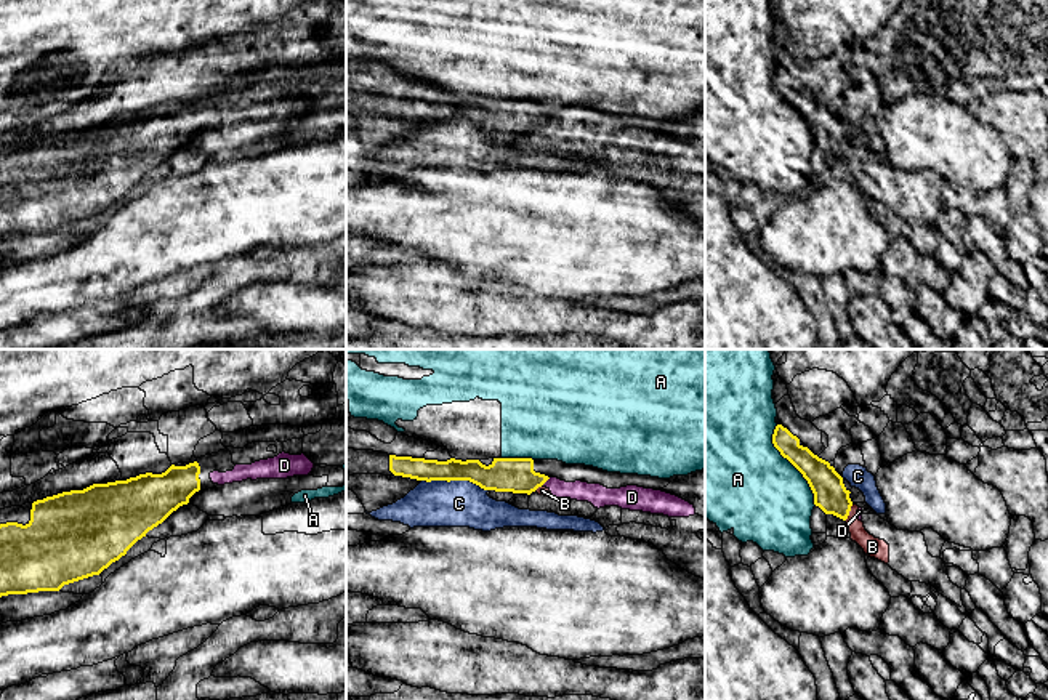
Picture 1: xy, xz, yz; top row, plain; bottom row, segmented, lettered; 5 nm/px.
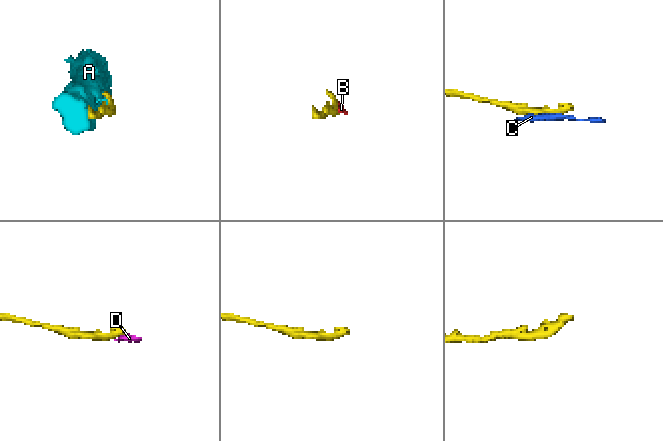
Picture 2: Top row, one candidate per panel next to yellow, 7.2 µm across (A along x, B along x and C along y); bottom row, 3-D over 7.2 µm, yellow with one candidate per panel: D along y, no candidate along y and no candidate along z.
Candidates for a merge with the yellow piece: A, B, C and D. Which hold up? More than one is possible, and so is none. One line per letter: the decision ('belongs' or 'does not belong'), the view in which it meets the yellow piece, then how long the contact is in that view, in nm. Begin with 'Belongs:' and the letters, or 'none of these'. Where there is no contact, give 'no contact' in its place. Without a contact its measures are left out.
Belongs: D
A: does not belong; contact in yz; length 460 nm
B: does not belong; contact in yz; length 90 nm
C: does not belong; contact in xz; length 340 nm
D: belongs; contact in xz; length 70 nm

